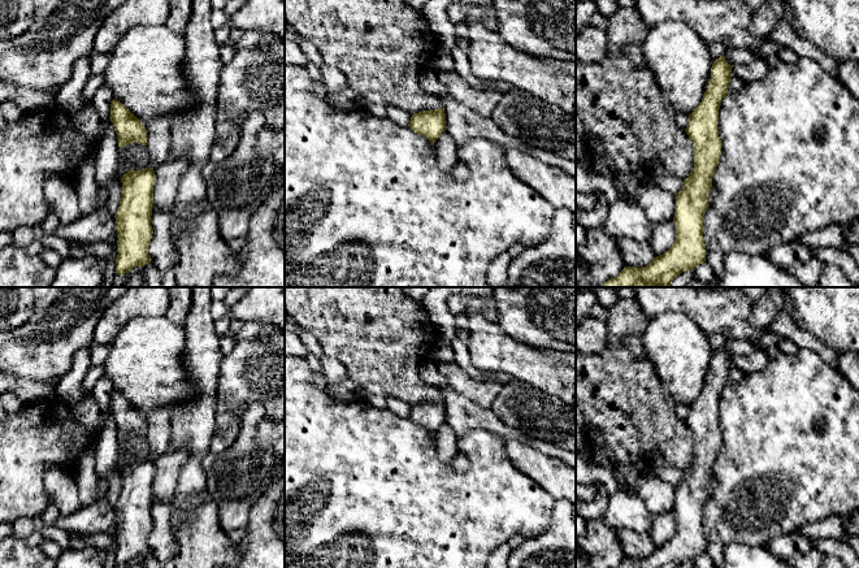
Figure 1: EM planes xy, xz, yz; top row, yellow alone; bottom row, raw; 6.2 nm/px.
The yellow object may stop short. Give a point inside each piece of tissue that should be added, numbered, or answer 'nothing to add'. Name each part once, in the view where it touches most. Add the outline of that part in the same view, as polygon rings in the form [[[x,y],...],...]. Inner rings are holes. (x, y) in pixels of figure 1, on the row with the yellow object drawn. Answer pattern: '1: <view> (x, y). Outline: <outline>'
nothing to add

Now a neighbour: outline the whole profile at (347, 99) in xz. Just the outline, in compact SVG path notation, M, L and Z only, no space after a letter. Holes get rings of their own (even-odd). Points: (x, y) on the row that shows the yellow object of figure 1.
M350 87L338 92L327 91L325 100L331 107L338 109L350 110L350 109L363 108L361 105L363 96L360 96L357 92L355 92Z

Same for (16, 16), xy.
M0 0L0 42L9 42L26 32L34 16L32 0Z

